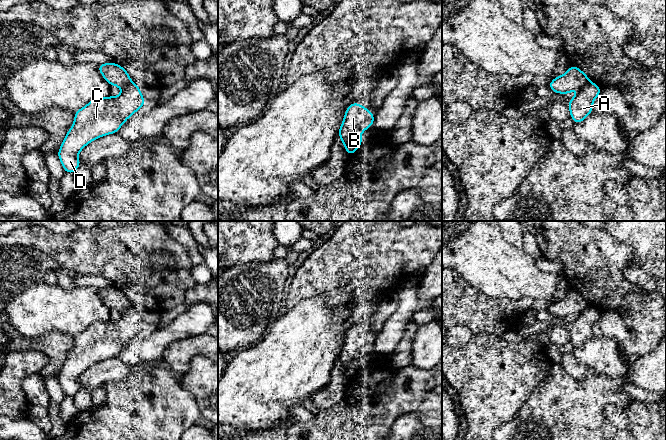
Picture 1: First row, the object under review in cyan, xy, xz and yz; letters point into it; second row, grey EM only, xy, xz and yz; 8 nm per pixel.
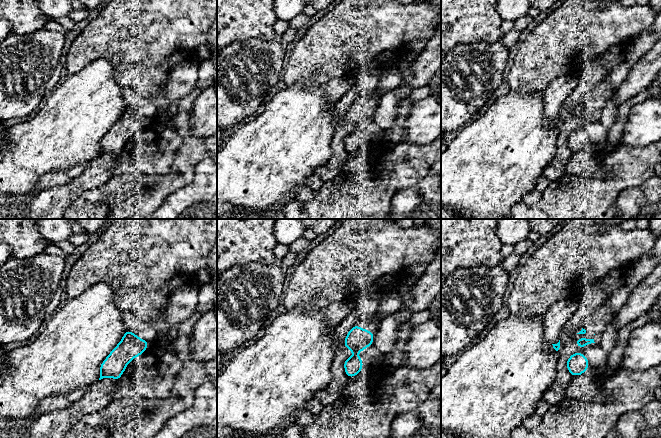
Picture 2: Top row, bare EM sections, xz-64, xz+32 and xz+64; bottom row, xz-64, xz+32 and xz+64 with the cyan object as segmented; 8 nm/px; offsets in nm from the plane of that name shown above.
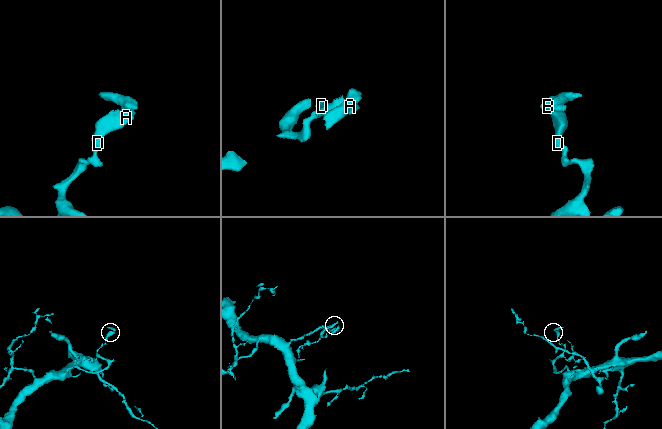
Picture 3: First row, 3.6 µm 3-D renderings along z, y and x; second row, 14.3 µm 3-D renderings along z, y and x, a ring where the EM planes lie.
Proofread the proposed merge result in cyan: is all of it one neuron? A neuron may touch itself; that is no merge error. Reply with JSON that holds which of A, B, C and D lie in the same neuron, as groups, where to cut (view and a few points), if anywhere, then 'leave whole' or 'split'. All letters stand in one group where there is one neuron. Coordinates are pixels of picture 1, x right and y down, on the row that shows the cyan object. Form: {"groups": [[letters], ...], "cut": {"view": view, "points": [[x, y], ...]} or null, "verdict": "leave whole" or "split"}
{"groups": [["A", "C", "D"], ["B"]], "cut": {"view": "xz", "points": [[358, 135], [352, 136], [345, 146]]}, "verdict": "split"}

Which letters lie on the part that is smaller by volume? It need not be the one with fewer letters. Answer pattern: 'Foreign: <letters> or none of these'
Foreign: B

